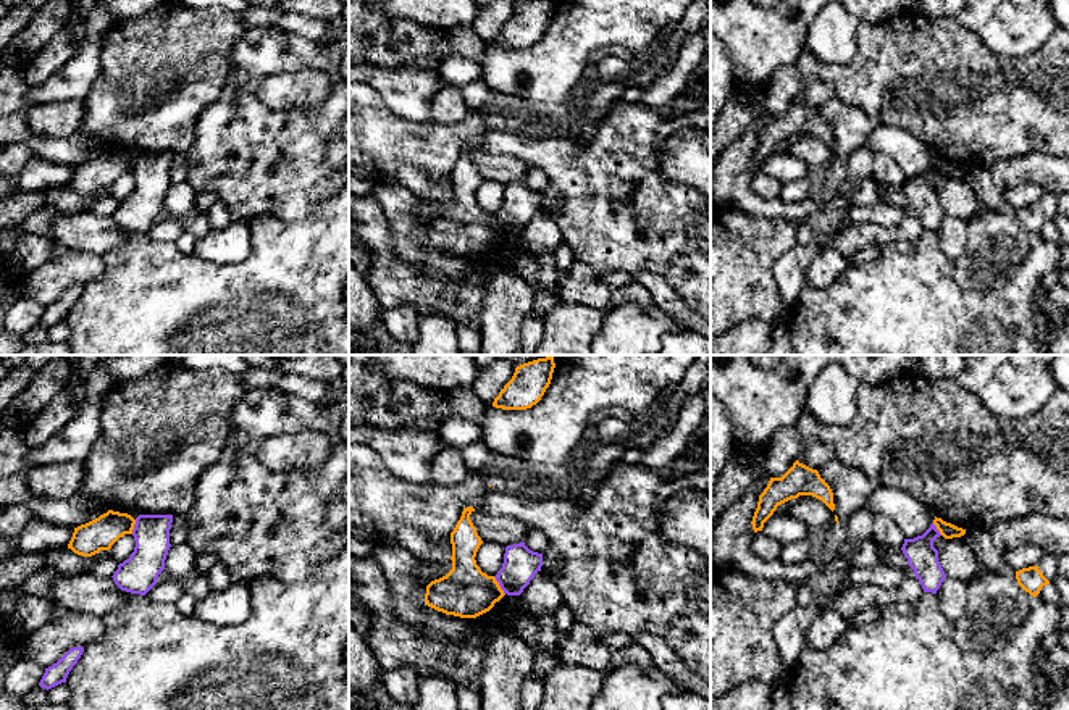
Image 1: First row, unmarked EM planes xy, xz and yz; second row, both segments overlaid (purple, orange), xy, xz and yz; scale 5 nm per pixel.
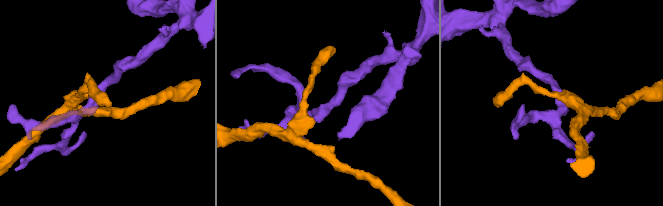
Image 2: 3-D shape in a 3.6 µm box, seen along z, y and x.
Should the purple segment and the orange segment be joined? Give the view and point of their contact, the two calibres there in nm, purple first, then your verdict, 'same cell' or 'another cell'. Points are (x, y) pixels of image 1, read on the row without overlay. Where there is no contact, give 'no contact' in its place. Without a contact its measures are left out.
contact xz (499, 223); calibres 170 and 260 nm; another cell

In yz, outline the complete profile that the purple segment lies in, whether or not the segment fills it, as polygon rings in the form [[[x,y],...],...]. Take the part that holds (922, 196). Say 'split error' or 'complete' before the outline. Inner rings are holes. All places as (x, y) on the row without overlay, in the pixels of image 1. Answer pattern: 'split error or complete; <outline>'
complete; [[[932,161],[922,174],[904,178],[901,186],[908,197],[908,203],[914,208],[924,231],[937,232],[946,216],[938,200],[938,189],[933,186],[933,179],[940,174],[940,169]]]

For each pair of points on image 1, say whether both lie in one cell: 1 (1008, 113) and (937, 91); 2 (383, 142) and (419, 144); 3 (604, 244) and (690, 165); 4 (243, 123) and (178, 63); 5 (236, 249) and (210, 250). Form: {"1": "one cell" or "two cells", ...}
{"1": "one cell", "2": "one cell", "3": "two cells", "4": "two cells", "5": "one cell"}

